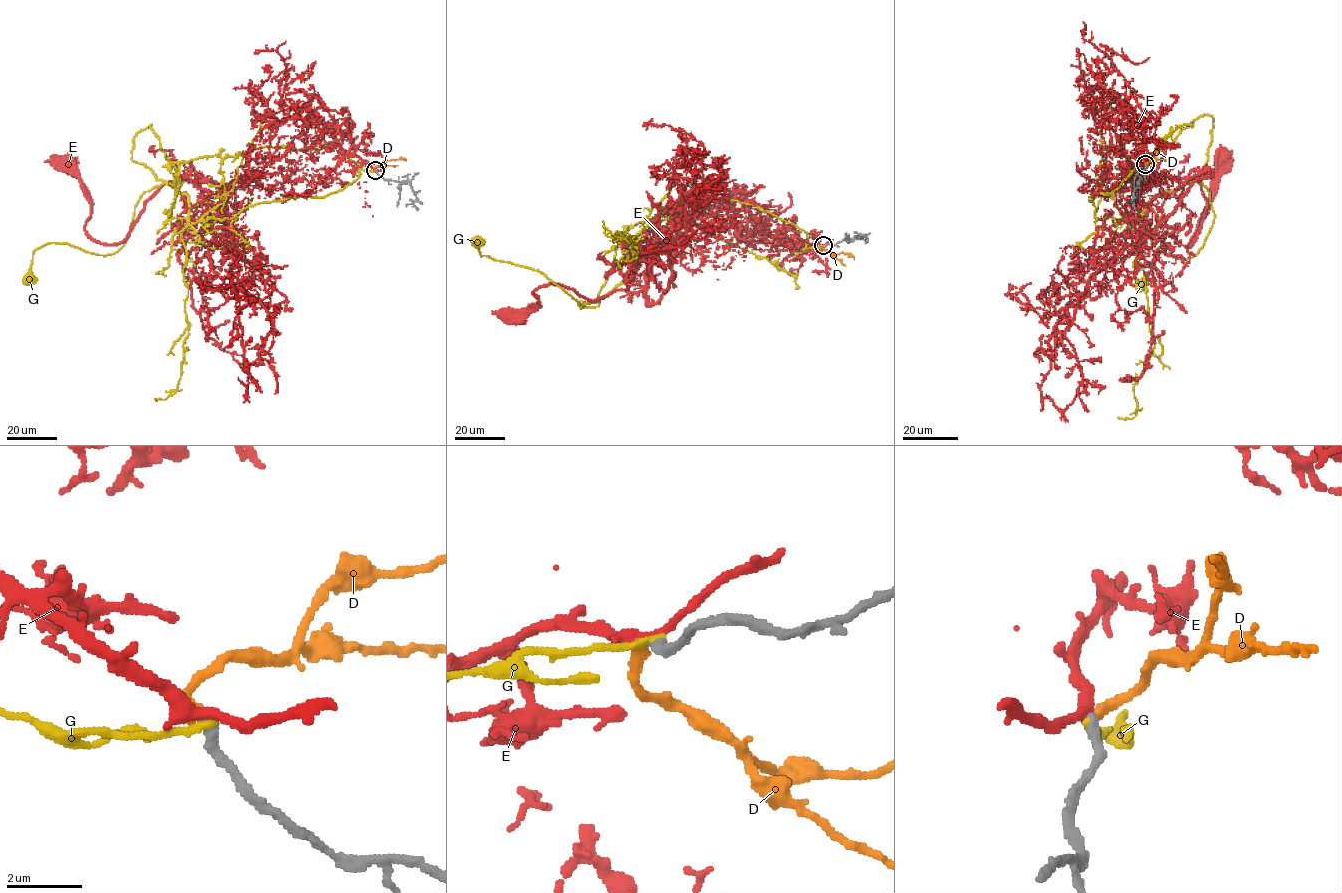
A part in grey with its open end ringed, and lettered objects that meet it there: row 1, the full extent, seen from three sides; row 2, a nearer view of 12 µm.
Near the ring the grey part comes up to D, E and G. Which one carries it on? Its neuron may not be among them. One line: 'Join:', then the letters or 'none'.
Join: none

